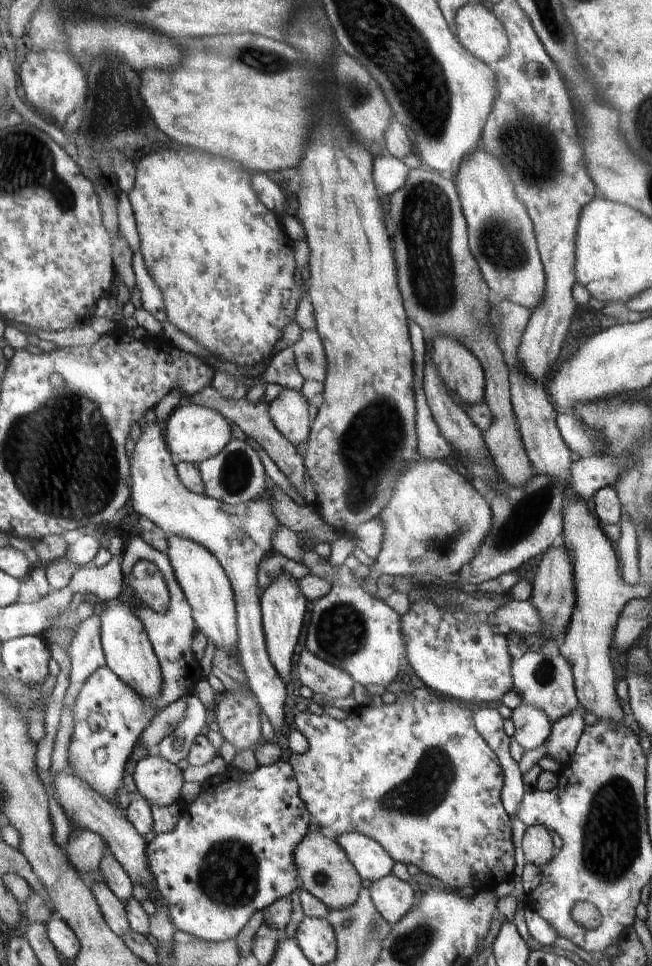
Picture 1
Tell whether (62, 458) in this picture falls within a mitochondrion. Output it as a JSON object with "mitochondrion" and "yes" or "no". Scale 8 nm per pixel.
{"mitochondrion":"yes"}

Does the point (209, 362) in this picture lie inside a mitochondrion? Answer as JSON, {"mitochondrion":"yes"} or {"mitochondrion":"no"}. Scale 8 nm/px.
{"mitochondrion":"no"}

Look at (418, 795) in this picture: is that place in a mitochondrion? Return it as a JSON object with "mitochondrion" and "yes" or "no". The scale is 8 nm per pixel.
{"mitochondrion":"yes"}

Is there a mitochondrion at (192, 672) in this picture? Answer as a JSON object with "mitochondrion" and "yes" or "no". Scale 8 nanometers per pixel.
{"mitochondrion":"no"}

